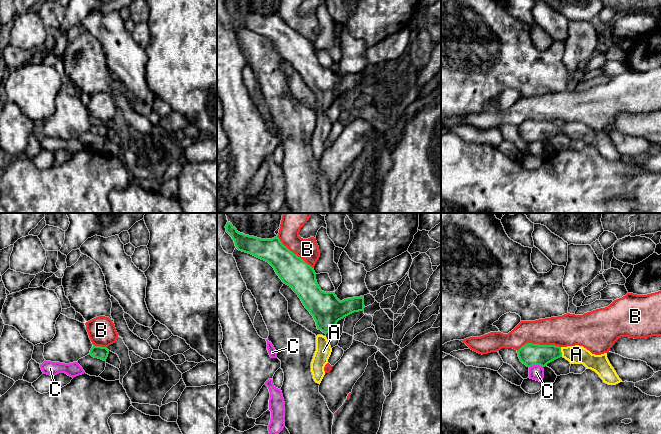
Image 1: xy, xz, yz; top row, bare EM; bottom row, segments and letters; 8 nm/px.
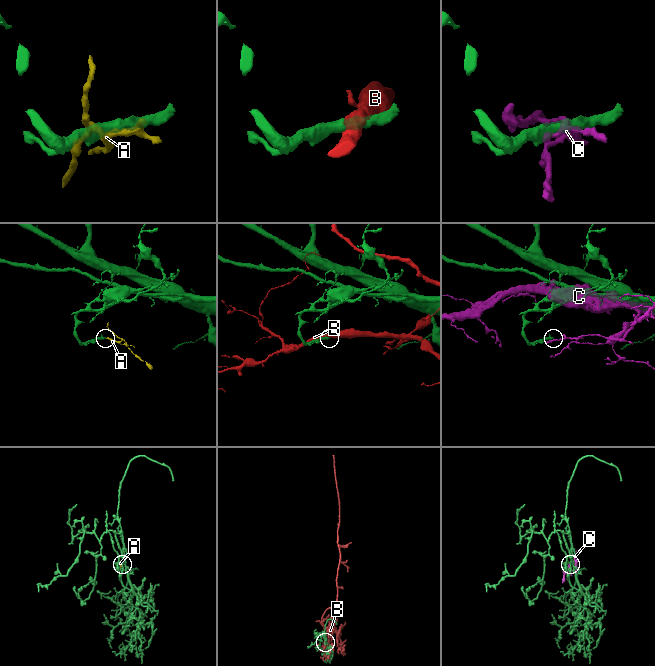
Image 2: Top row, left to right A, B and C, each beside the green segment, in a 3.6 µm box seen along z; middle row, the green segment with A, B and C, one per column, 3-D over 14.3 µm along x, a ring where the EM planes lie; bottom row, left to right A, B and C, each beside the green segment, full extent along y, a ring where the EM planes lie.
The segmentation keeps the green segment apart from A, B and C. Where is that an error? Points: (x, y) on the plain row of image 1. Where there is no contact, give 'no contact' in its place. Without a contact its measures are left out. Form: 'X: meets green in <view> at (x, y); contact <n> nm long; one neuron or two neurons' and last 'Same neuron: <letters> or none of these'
A: meets green in yz at (561, 128); contact 80 nm long; one neuron
B: meets green in yz at (538, 120); contact 360 nm long; two neurons
C: meets green in yz at (535, 140); contact 110 nm long; two neurons
Same neuron: A

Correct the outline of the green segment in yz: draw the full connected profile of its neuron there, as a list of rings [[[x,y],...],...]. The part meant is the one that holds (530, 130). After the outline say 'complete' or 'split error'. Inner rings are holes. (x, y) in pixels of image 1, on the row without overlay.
[[[527,119],[517,129],[520,137],[527,143],[533,141],[545,143],[548,139],[563,133],[570,140],[583,140],[586,145],[595,147],[603,158],[608,161],[616,161],[622,158],[610,140],[607,129],[595,131],[583,122],[559,123]]]; split error

